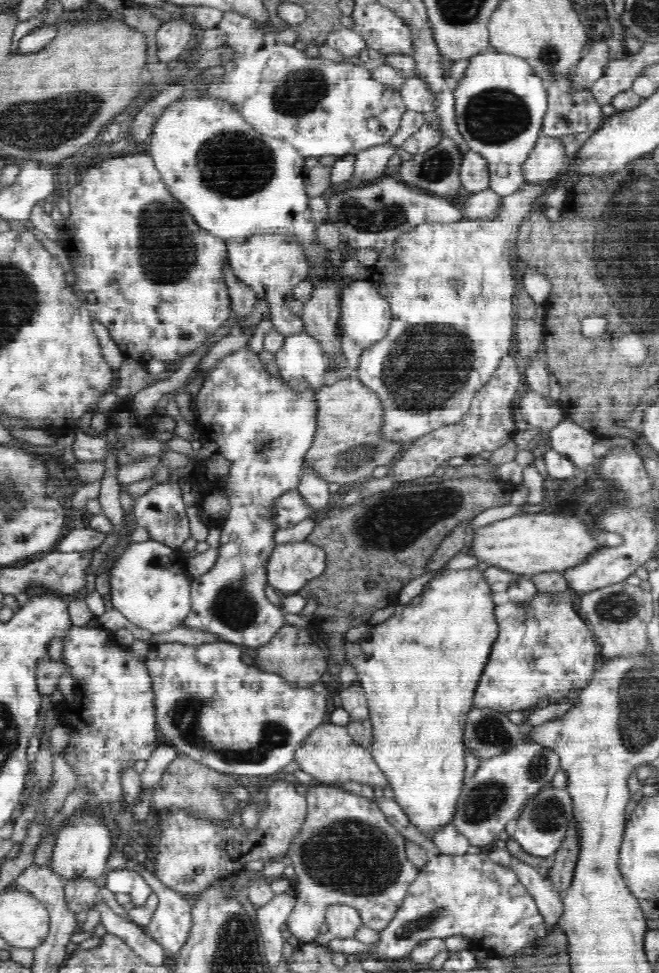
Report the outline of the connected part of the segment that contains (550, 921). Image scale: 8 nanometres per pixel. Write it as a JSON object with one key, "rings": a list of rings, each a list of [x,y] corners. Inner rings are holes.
{"rings":[[[512,859],[510,868],[520,883],[533,896],[537,903],[538,911],[545,920],[546,927],[559,924],[559,918],[563,913],[562,895],[551,887],[551,884],[538,875],[536,869],[520,859]]]}

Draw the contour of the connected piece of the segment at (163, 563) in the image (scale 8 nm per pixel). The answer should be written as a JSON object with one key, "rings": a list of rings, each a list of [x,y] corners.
{"rings":[[[154,539],[131,543],[110,569],[109,594],[114,608],[153,635],[180,627],[191,612],[191,583],[186,561],[178,548],[170,548]]]}

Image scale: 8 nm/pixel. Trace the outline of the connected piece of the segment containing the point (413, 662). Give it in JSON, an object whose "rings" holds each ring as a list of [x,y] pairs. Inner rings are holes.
{"rings":[[[476,567],[443,571],[430,579],[418,594],[412,600],[406,600],[406,604],[397,604],[394,615],[381,624],[366,623],[367,636],[362,640],[347,641],[344,644],[346,649],[346,662],[352,664],[357,672],[358,682],[365,690],[368,706],[369,719],[372,723],[373,738],[370,746],[370,753],[374,757],[378,766],[385,772],[386,779],[389,780],[389,786],[394,791],[394,800],[402,808],[403,812],[409,817],[410,823],[425,835],[431,838],[436,834],[438,828],[450,824],[455,816],[455,806],[460,796],[465,780],[465,746],[463,743],[463,732],[465,720],[470,709],[473,707],[473,696],[476,687],[480,682],[486,662],[490,658],[490,652],[493,650],[493,644],[498,638],[498,623],[496,619],[496,605],[492,600],[493,589],[490,588],[488,578],[485,572],[481,572]]]}

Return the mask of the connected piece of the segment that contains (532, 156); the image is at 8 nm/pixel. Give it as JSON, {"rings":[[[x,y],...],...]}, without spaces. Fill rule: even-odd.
{"rings":[[[542,134],[523,164],[523,178],[541,183],[558,177],[570,161],[560,139]]]}

